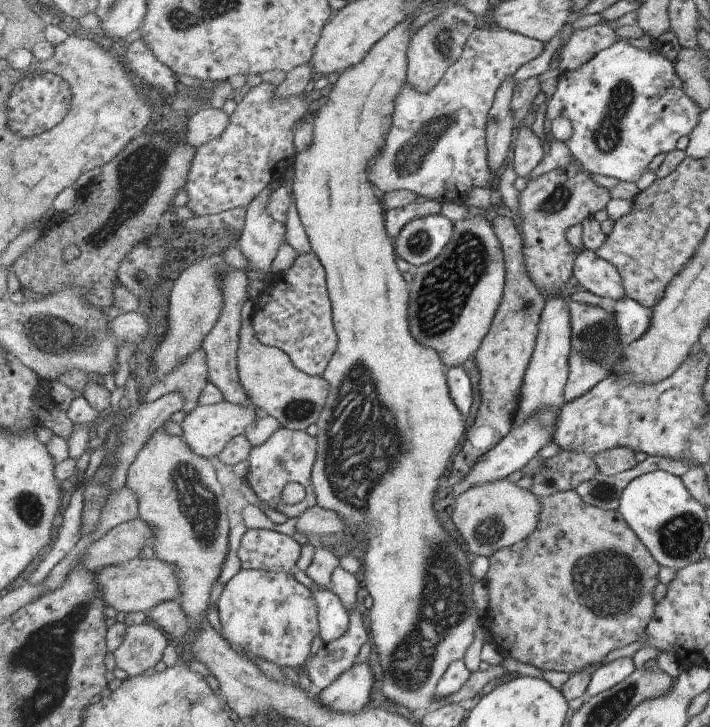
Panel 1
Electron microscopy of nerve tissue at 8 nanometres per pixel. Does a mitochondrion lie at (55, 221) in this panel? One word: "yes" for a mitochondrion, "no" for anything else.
no

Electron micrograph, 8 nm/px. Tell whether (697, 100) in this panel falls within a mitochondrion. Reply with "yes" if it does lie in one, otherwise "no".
no

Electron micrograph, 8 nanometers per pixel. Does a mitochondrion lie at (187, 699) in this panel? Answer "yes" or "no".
yes

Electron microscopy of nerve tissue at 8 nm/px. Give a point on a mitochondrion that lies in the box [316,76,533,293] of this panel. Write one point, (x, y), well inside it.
(412, 157)

